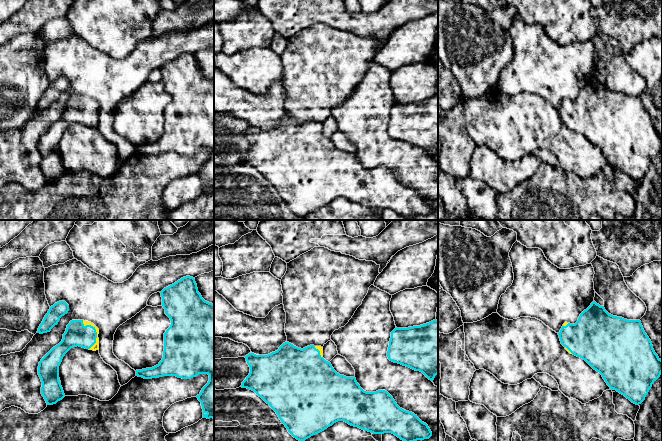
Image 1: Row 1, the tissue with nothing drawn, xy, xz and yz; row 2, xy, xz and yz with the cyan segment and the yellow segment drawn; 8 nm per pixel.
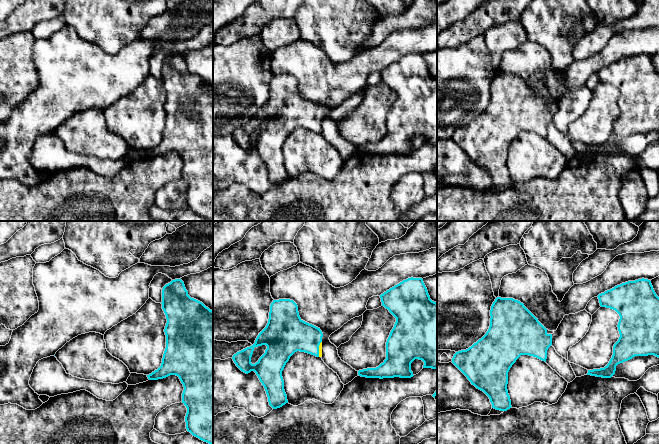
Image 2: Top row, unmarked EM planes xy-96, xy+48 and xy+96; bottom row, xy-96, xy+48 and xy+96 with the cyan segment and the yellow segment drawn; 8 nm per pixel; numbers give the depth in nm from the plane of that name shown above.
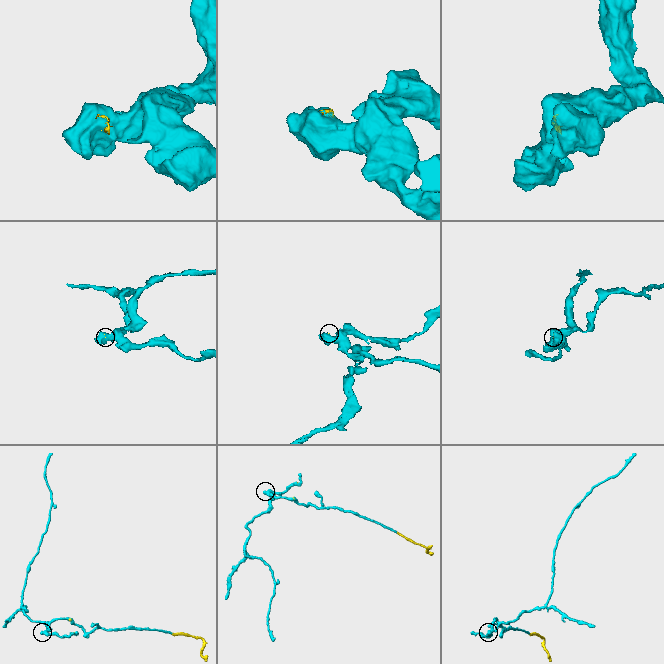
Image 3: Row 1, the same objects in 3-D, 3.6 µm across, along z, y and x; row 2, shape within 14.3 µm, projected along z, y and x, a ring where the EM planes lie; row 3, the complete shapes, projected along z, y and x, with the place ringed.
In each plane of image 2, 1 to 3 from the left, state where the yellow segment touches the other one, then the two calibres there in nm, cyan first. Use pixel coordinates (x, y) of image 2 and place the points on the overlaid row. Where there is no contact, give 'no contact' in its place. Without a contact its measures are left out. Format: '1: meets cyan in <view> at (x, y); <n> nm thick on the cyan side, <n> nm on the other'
1: no contact
2: meets cyan in xy+48 at (318, 349); 280 nm thick on the cyan side, 30 nm on the other
3: no contact

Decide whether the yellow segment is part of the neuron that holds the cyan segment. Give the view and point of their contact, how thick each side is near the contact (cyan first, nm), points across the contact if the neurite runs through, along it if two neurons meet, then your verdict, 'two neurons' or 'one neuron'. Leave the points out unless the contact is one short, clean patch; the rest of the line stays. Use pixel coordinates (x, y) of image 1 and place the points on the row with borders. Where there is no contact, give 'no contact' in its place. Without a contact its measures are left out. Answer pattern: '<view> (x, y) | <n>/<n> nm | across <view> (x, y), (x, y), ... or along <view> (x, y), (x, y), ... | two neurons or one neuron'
xy (96, 332) | 190/50 nm | one neuron

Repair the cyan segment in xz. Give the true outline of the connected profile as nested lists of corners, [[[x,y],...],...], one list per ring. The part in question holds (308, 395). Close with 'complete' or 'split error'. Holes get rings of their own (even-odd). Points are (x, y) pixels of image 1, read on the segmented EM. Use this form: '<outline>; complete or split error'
[[[289,342],[268,355],[245,356],[250,373],[241,387],[254,391],[278,415],[288,432],[305,441],[338,421],[344,421],[373,434],[392,433],[403,441],[429,439],[432,432],[417,415],[400,408],[385,390],[366,392],[355,377],[337,373],[323,358],[323,347],[310,345],[303,349]]]; split error

